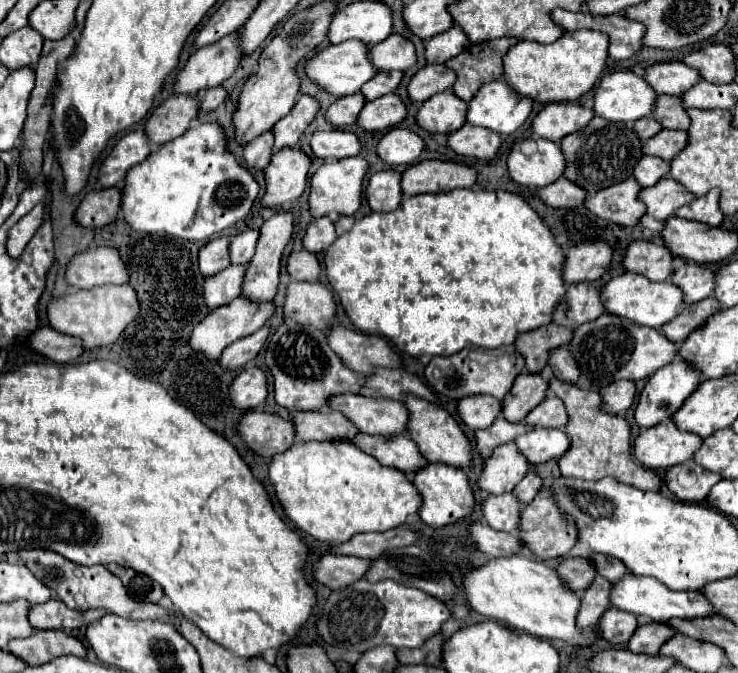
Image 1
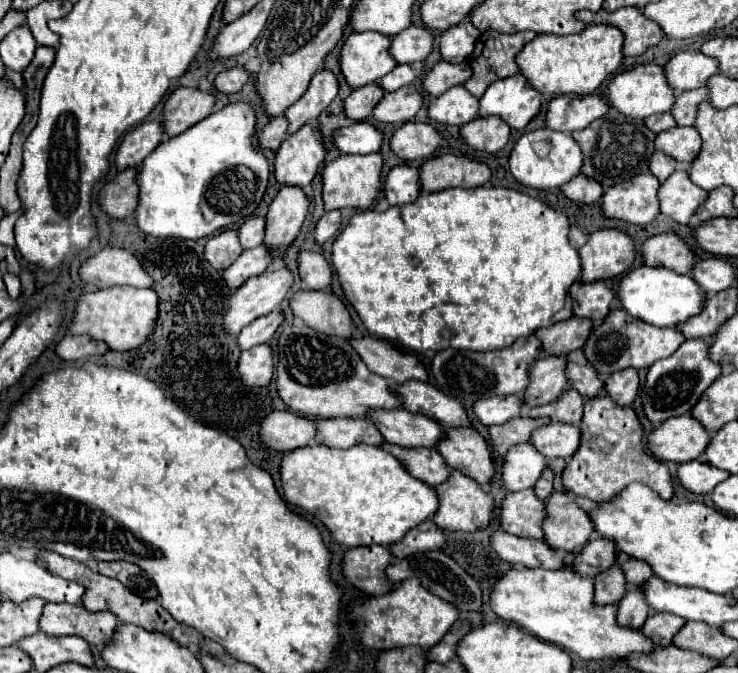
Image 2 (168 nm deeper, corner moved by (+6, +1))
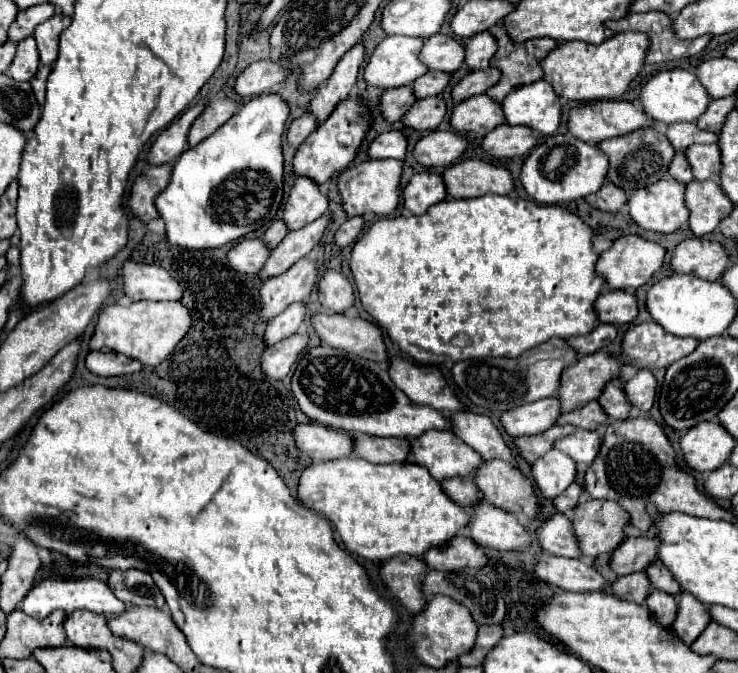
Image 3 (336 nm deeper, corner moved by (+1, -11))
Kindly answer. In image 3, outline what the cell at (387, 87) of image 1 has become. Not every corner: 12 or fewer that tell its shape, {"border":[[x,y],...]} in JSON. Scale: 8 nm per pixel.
{"border":[[430,70],[414,82],[418,98],[442,94],[452,74]]}

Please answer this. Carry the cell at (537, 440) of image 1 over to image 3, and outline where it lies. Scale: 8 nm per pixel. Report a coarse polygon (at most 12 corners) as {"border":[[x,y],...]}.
{"border":[[576,430],[554,444],[578,464],[592,464],[602,434]]}

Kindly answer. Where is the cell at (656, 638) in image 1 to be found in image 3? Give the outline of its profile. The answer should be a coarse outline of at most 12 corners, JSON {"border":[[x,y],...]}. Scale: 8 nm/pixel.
{"border":[[682,592],[672,630],[688,646],[710,624],[706,604]]}

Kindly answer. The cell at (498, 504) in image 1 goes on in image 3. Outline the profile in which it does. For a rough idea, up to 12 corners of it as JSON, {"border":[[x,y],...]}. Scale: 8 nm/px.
{"border":[[554,514],[538,528],[540,546],[582,558],[572,522]]}

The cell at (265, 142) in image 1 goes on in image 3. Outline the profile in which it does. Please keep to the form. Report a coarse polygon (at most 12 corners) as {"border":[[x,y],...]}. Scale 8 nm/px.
{"border":[[304,112],[288,128],[288,142],[298,148],[314,130],[316,118]]}

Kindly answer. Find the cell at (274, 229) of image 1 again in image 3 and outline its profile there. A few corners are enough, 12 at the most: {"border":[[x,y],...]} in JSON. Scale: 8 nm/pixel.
{"border":[[298,176],[282,220],[298,230],[320,218],[328,198]]}

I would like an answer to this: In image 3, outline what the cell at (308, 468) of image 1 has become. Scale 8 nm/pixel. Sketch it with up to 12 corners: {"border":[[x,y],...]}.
{"border":[[414,462],[312,464],[298,500],[348,552],[424,556],[470,514]]}

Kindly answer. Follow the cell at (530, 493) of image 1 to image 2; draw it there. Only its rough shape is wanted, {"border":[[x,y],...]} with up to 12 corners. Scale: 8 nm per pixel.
{"border":[[549,468],[533,486],[535,496],[545,500],[553,492],[553,472]]}

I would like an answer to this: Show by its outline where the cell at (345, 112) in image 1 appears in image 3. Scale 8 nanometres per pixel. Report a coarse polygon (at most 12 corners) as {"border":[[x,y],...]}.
{"border":[[412,86],[386,90],[382,114],[386,120],[402,120],[418,98]]}

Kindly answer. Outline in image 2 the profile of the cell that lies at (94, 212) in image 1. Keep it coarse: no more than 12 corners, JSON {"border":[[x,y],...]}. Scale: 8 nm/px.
{"border":[[127,168],[101,188],[97,204],[121,220],[137,206],[135,174]]}

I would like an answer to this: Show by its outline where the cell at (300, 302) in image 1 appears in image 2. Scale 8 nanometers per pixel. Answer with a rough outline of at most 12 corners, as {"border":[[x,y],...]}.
{"border":[[299,290],[291,312],[309,328],[349,338],[345,304],[325,290]]}

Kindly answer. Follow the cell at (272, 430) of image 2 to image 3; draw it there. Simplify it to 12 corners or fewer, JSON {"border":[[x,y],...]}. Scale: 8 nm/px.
{"border":[[298,424],[294,438],[314,462],[346,458],[350,434],[322,424]]}

